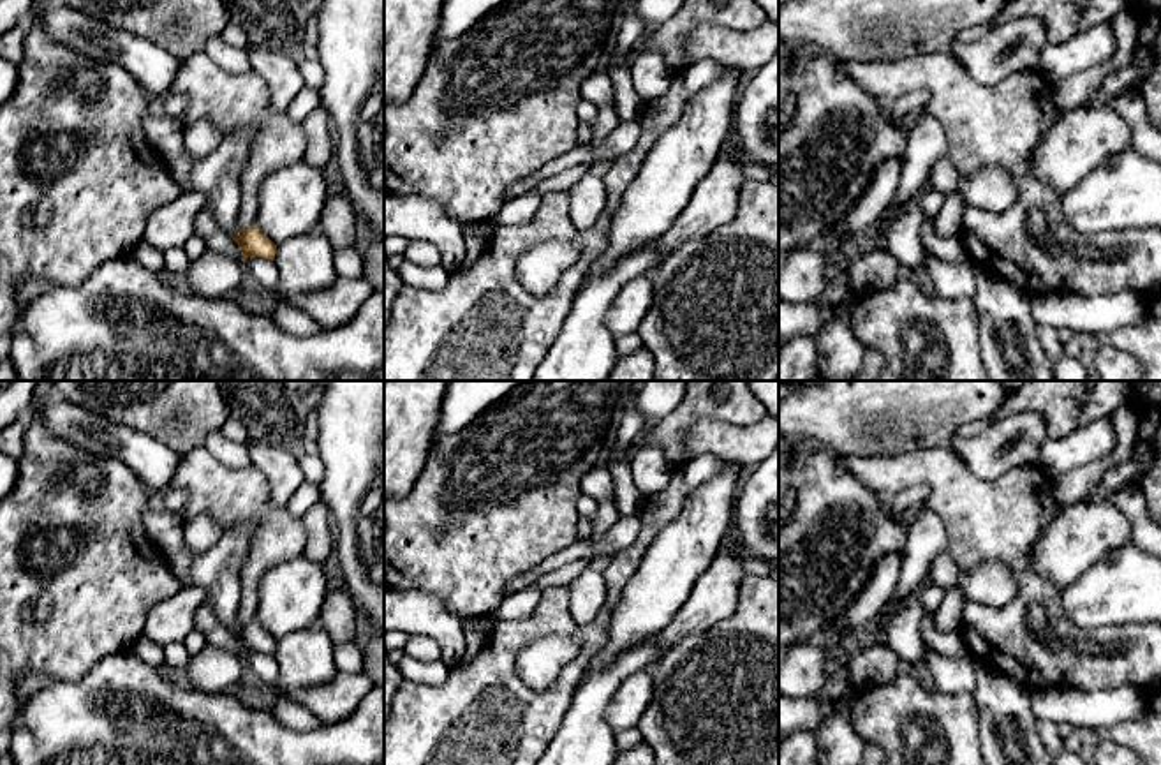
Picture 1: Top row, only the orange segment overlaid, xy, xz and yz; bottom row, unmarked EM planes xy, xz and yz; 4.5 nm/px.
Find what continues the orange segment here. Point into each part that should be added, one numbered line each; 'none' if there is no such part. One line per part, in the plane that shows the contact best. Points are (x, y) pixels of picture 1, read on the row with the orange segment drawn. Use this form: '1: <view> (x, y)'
1: xz (585, 198)

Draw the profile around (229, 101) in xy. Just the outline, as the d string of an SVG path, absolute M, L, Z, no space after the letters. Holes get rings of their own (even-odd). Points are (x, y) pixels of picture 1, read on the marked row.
M203 51L181 62L171 83L171 93L189 97L185 125L208 120L222 137L240 127L254 129L254 143L240 178L238 215L241 227L254 227L263 180L275 169L303 160L307 134L301 123L268 108L270 86L257 72L231 74Z

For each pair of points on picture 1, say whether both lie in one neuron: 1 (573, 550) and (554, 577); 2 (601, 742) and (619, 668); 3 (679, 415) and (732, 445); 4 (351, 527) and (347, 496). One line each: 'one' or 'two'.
1: two
2: one
3: two
4: one

